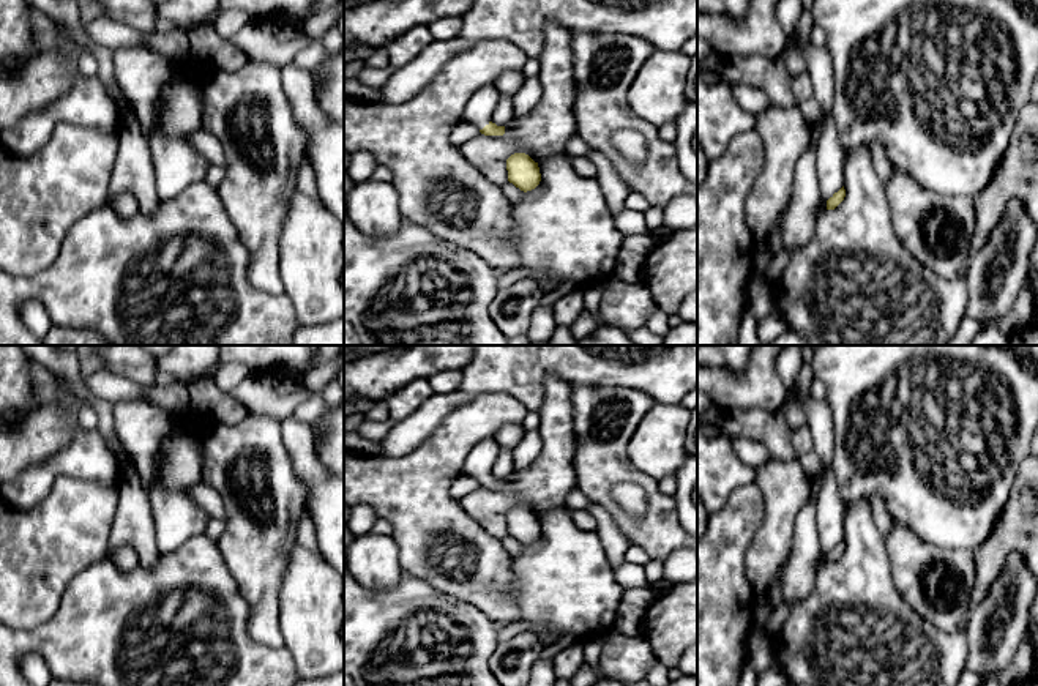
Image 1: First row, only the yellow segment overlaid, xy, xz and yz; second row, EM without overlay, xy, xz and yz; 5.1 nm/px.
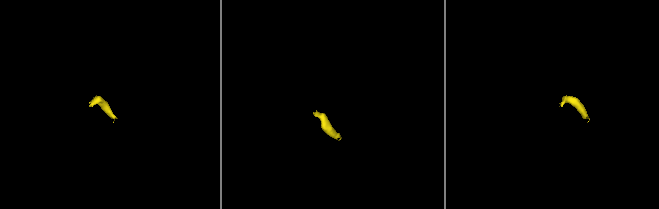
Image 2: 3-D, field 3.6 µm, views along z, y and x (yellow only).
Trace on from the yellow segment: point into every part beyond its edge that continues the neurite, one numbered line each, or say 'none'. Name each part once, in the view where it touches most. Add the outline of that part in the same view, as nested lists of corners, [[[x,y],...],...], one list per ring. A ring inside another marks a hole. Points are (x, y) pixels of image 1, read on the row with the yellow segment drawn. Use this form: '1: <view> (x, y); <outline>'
1: xz (480, 108); [[[484,85],[469,99],[462,120],[483,129],[492,120],[492,114],[500,101],[500,93],[495,85]]]

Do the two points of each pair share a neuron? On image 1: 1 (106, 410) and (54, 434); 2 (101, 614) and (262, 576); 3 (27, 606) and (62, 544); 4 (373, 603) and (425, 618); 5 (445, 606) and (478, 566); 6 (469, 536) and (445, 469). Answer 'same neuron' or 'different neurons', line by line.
1: different neurons
2: different neurons
3: same neuron
4: same neuron
5: different neurons
6: same neuron

